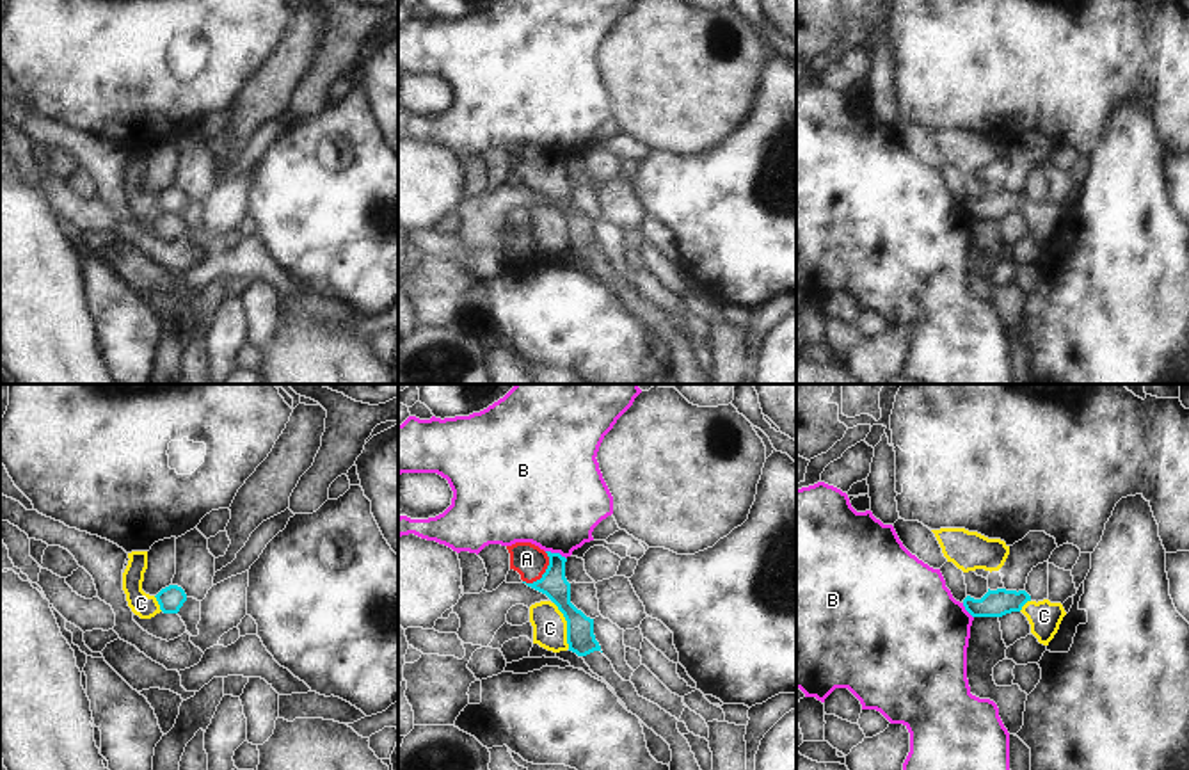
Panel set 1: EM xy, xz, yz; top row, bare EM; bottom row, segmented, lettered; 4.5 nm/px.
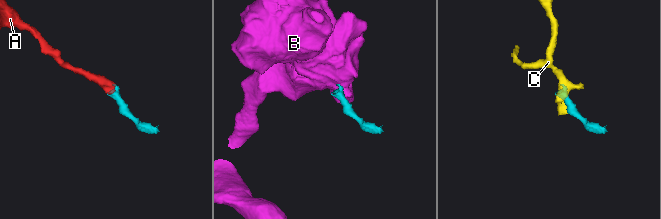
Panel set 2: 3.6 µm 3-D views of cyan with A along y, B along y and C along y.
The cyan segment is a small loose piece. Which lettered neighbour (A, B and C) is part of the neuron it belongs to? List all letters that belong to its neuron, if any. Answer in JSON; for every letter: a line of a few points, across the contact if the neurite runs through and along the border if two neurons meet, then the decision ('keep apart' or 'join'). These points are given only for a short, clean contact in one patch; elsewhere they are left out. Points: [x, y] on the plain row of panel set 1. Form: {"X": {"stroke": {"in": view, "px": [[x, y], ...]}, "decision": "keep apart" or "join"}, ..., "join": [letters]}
{"A": {"stroke": {"in": "xz", "px": [[553, 185], [544, 175], [526, 160]]}, "decision": "join"}, "B": {"stroke": {"in": "xz", "px": [[546, 152], [558, 153], [566, 160]]}, "decision": "keep apart"}, "C": {"stroke": {"in": "xz", "px": [[553, 203], [566, 223], [566, 244], [569, 249]]}, "decision": "keep apart"}, "join": ["A"]}

